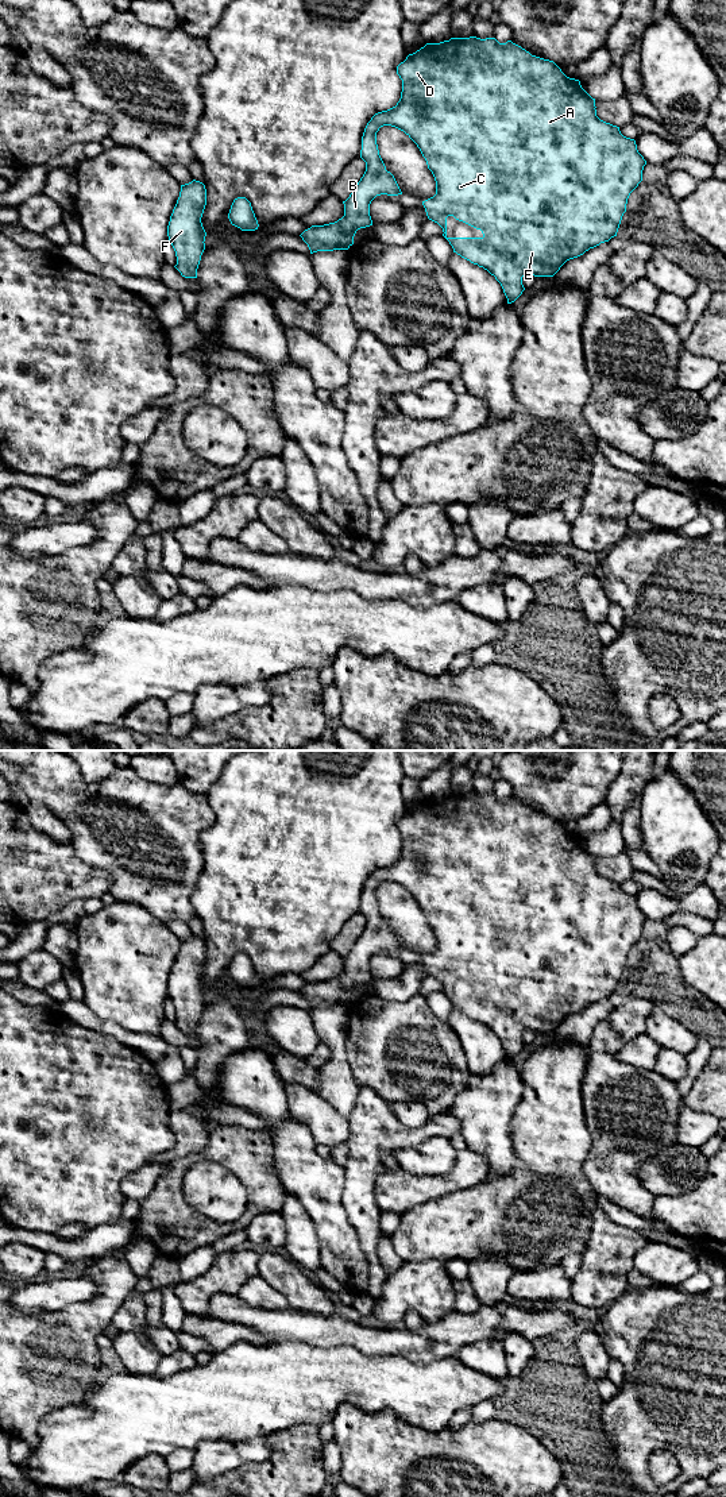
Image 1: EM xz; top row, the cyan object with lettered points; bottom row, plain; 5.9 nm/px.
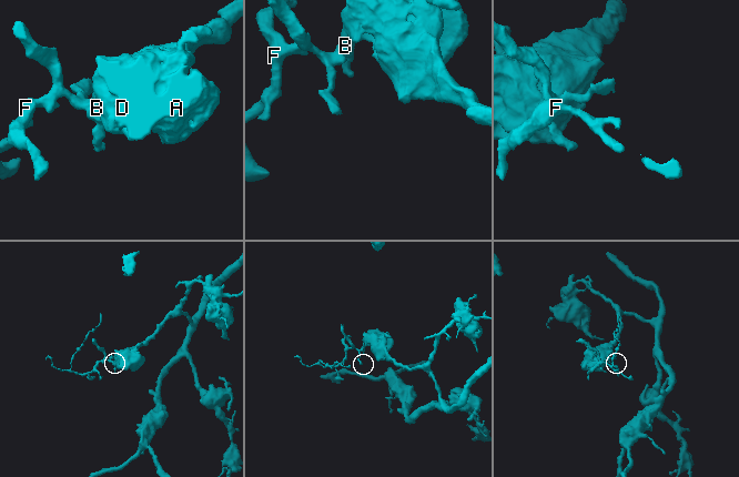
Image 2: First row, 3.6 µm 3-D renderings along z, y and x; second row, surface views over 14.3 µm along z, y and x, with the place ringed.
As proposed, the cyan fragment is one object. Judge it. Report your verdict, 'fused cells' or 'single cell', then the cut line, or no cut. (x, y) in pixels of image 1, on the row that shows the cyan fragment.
fused cells | xz (335, 222), (340, 231), (352, 242)

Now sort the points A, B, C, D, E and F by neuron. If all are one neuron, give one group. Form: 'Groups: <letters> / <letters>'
Groups: A B C D E / F

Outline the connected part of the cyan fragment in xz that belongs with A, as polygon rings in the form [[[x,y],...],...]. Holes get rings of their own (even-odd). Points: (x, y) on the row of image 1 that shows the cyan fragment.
[[[451,38],[449,40],[440,43],[426,43],[416,53],[409,54],[406,59],[397,66],[397,74],[402,80],[399,101],[395,107],[375,113],[367,123],[362,136],[360,158],[366,162],[366,171],[350,197],[343,201],[344,216],[336,221],[344,238],[354,242],[354,236],[358,229],[372,225],[370,204],[376,196],[402,194],[394,175],[386,170],[386,166],[379,155],[376,132],[383,126],[391,126],[403,131],[417,144],[426,161],[428,169],[432,171],[436,181],[436,194],[422,201],[428,219],[437,223],[443,228],[443,236],[449,242],[453,252],[470,261],[471,263],[483,267],[495,277],[503,289],[507,304],[514,302],[525,290],[522,285],[522,277],[525,274],[532,274],[534,277],[553,277],[567,261],[578,258],[590,248],[594,248],[601,243],[609,242],[611,238],[617,236],[622,216],[626,212],[627,198],[642,181],[642,170],[646,165],[646,161],[638,153],[634,139],[623,136],[619,131],[619,127],[606,123],[596,116],[595,99],[592,99],[582,88],[579,80],[567,77],[553,61],[532,55],[529,51],[513,43],[511,40],[499,43],[495,38]],[[448,216],[453,216],[456,220],[480,229],[483,236],[448,238]]]

